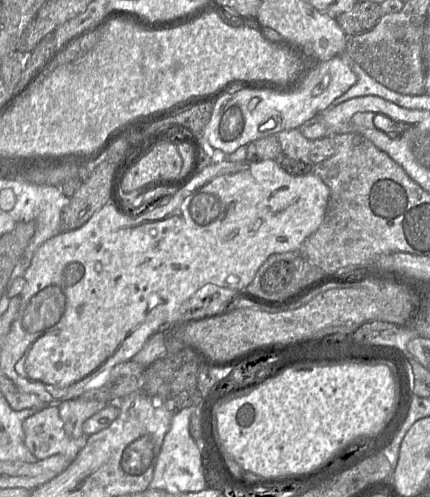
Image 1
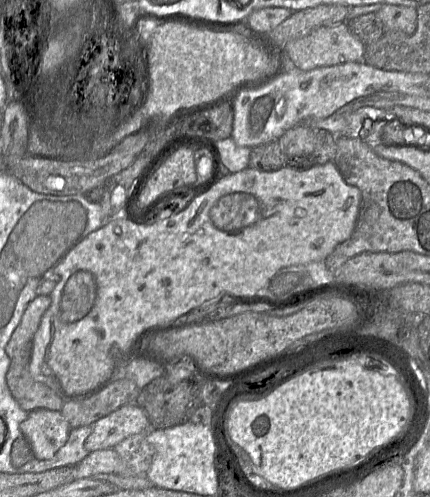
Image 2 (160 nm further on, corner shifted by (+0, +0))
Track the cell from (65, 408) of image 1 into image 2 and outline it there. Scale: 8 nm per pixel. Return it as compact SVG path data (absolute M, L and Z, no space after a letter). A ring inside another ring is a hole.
M92 426L72 428L67 442L58 450L53 458L49 460L33 458L20 467L18 473L40 473L60 467L75 466L89 454L86 450L85 442L91 432Z

